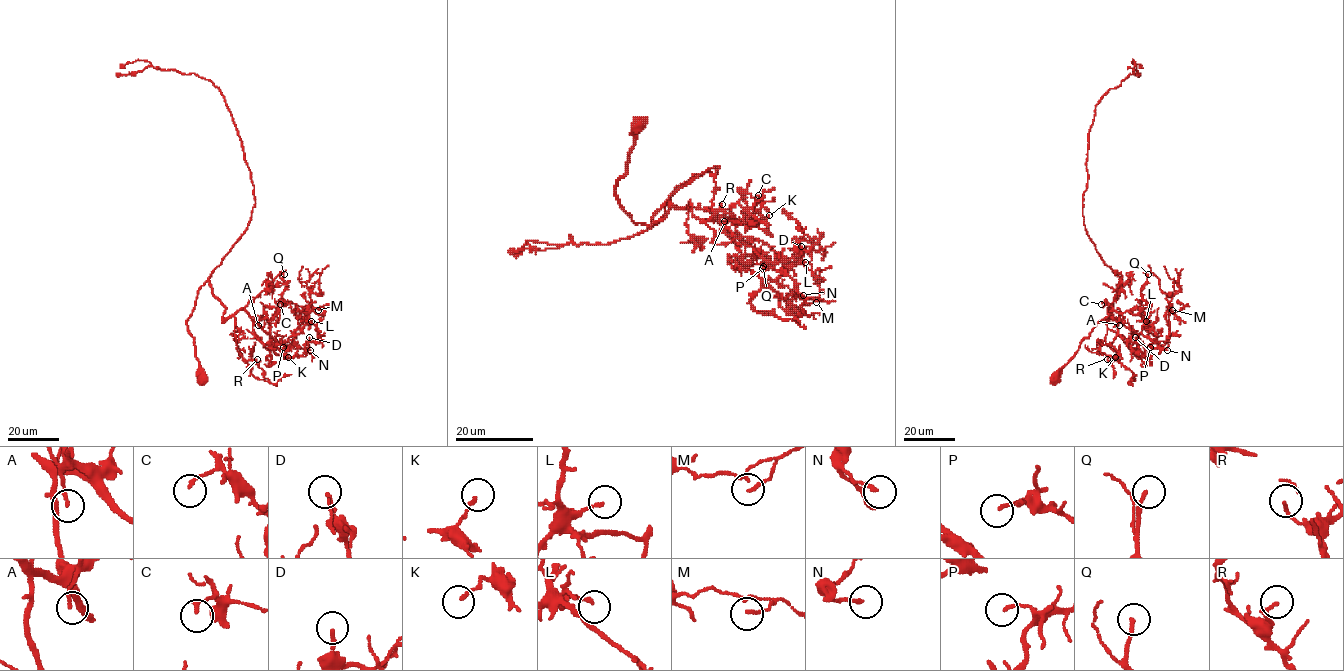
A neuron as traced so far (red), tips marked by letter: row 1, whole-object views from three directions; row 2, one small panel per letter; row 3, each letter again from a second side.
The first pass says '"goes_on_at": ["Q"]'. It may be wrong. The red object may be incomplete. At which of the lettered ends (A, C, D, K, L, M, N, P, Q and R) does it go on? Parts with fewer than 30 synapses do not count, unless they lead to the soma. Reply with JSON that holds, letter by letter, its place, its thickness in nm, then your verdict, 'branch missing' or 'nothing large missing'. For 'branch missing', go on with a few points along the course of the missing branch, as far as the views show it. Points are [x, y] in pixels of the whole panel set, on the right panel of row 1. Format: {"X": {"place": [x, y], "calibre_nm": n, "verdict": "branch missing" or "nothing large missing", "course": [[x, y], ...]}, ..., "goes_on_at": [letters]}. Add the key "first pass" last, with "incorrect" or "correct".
{"A": {"place": [1119, 325], "calibre_nm": 140, "verdict": "nothing large missing"}, "C": {"place": [1101, 304], "calibre_nm": 150, "verdict": "nothing large missing"}, "D": {"place": [1135, 337], "calibre_nm": 170, "verdict": "nothing large missing"}, "K": {"place": [1115, 357], "calibre_nm": 140, "verdict": "nothing large missing"}, "L": {"place": [1146, 321], "calibre_nm": 140, "verdict": "nothing large missing"}, "M": {"place": [1172, 310], "calibre_nm": 140, "verdict": "nothing large missing"}, "N": {"place": [1167, 350], "calibre_nm": 150, "verdict": "nothing large missing"}, "P": {"place": [1150, 347], "calibre_nm": 130, "verdict": "nothing large missing"}, "Q": {"place": [1148, 274], "calibre_nm": 180, "verdict": "branch missing"}, "R": {"place": [1107, 359], "calibre_nm": 150, "verdict": "nothing large missing"}, "goes_on_at": ["Q"], "first pass": "correct"}

